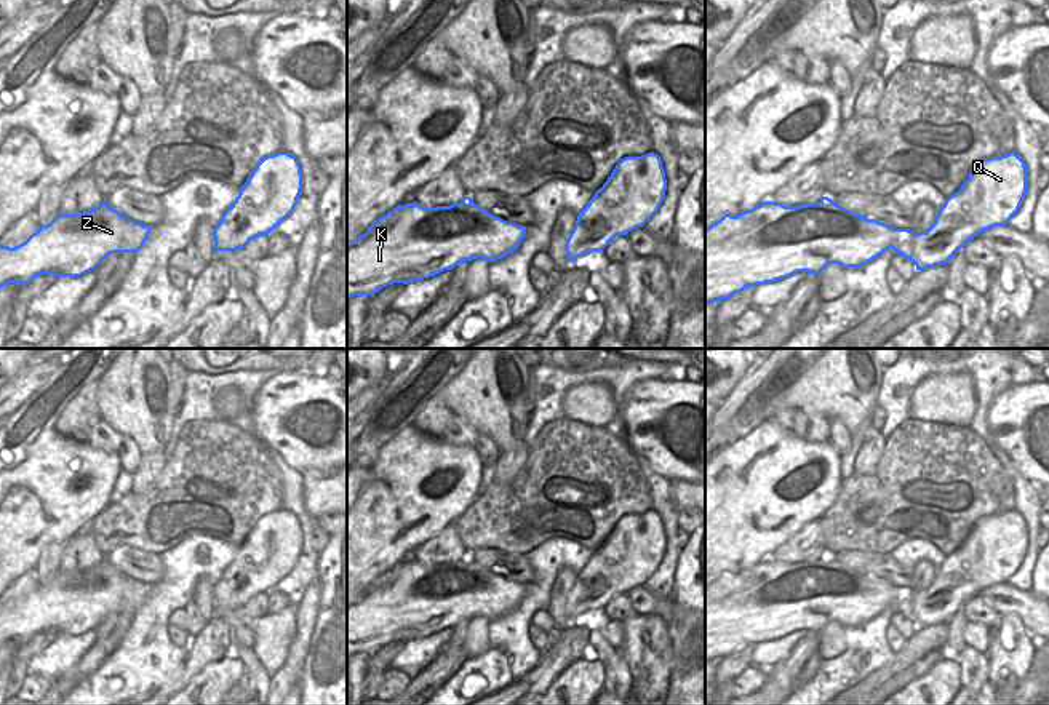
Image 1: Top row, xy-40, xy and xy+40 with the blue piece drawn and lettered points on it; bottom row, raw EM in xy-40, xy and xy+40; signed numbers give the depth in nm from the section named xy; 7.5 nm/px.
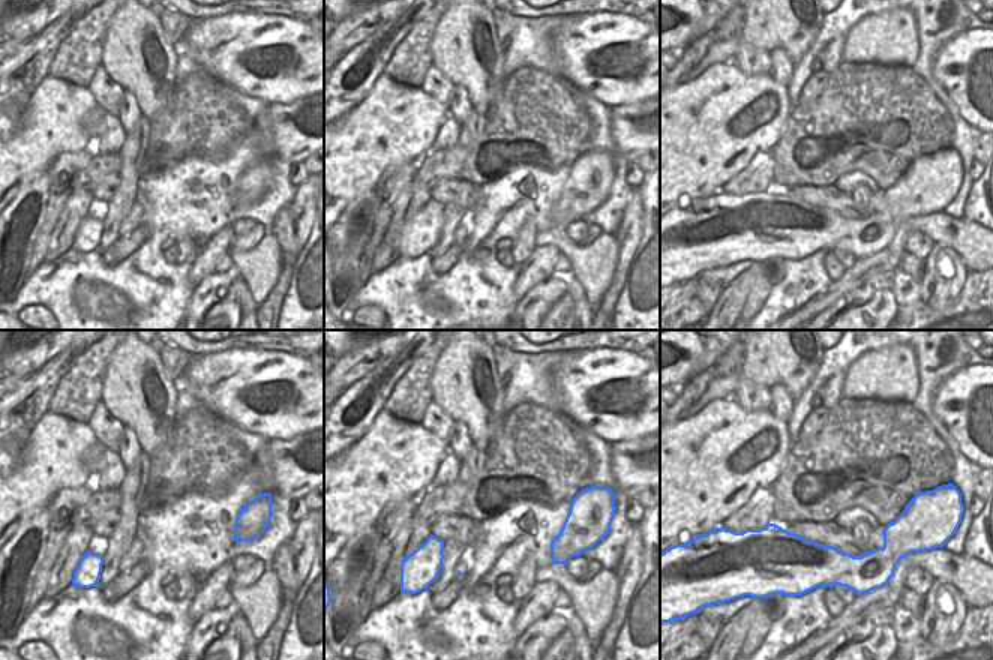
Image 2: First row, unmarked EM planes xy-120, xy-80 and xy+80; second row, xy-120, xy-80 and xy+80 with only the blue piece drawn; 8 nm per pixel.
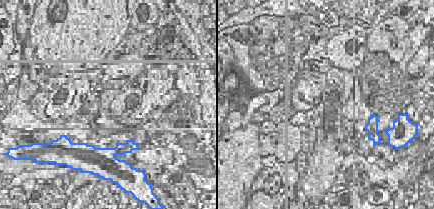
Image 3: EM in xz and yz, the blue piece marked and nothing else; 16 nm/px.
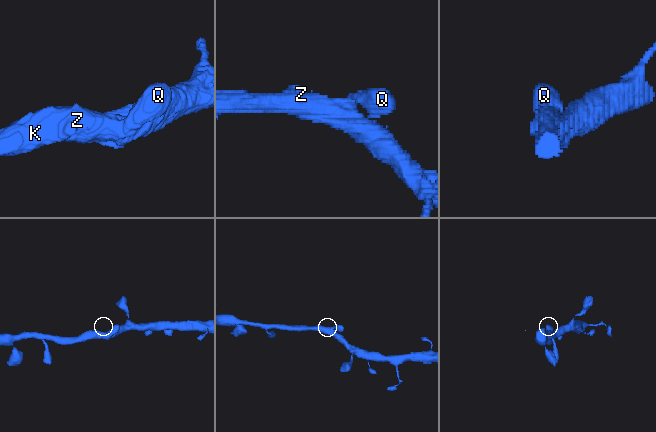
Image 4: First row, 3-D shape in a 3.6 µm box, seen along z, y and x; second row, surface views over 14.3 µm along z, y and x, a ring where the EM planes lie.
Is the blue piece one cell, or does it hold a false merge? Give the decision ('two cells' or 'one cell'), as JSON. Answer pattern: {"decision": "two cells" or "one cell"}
{"decision": "one cell"}

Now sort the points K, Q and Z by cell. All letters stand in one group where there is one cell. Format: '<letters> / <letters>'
K Q Z

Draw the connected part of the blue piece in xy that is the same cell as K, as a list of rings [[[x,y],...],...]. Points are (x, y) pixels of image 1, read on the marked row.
[[[464,197],[449,206],[424,208],[417,201],[398,205],[374,221],[368,232],[355,240],[347,240],[347,301],[353,296],[373,296],[393,283],[414,283],[453,270],[464,261],[485,259],[494,262],[513,253],[524,238],[526,227],[507,222]]]

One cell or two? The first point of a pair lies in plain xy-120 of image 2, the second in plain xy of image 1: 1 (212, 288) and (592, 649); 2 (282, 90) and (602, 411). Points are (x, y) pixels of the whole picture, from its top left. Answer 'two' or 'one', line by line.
1: two
2: two

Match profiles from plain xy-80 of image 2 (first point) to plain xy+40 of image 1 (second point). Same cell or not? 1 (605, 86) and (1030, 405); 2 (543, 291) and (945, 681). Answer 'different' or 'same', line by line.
1: same
2: same

